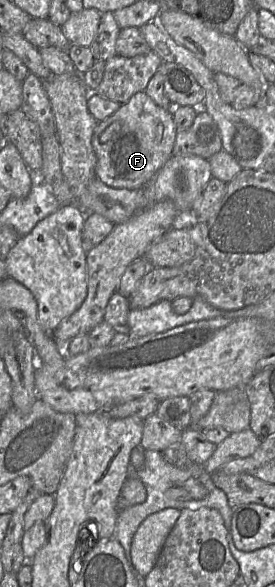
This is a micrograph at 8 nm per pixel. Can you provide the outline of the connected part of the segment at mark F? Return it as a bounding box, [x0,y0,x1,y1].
[92,91,176,190]

